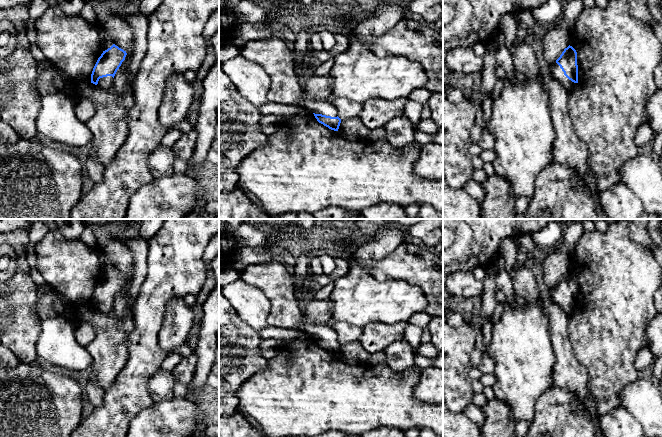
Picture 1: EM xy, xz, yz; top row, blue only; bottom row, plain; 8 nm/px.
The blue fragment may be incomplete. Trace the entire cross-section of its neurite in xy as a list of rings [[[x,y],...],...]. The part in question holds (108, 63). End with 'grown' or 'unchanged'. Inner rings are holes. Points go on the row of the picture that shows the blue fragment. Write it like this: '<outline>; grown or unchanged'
[[[115,44],[103,51],[93,68],[91,84],[95,84],[103,89],[111,87],[113,78],[125,60],[126,55],[126,51]]]; grown

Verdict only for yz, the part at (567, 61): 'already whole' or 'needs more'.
needs more

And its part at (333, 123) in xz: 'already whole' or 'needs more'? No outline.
needs more

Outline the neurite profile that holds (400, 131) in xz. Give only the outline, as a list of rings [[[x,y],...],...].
[[[405,115],[390,120],[384,128],[387,141],[396,148],[404,148],[415,141],[416,127]]]

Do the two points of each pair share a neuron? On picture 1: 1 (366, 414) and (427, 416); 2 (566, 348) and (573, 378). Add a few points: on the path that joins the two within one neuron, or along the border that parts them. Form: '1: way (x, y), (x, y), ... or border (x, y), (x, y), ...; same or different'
1: way (381, 410), (409, 410), (412, 413); same
2: way (566, 355), (567, 371); same

